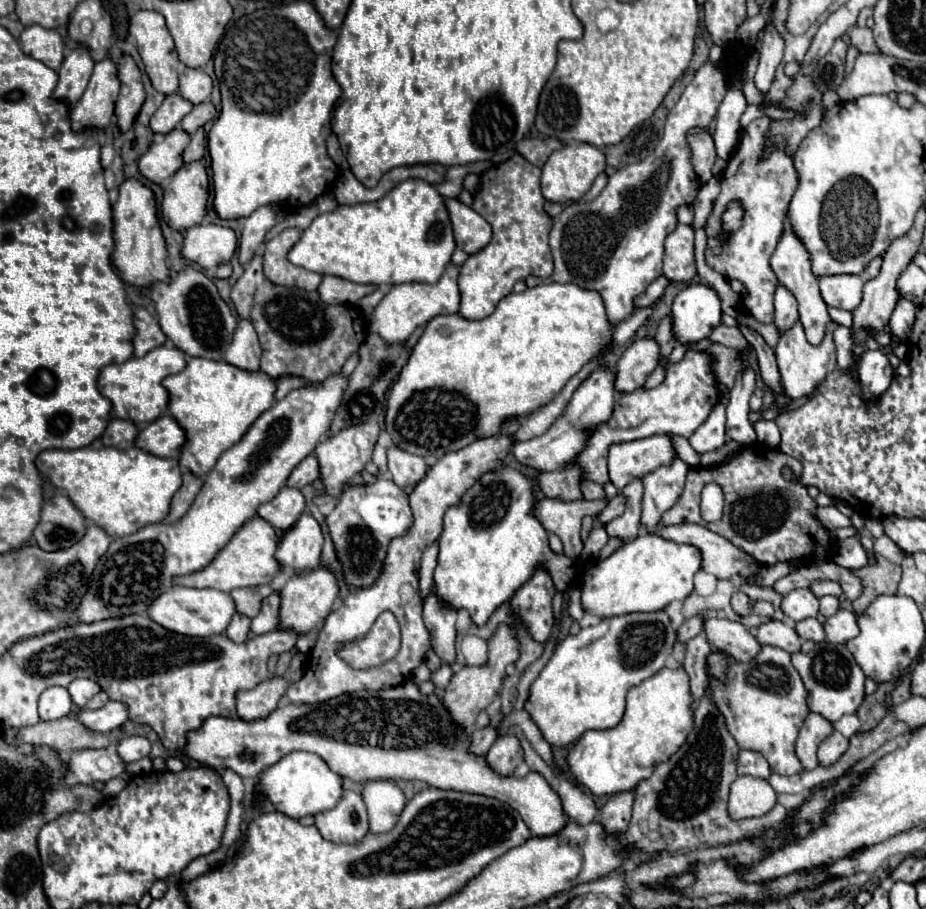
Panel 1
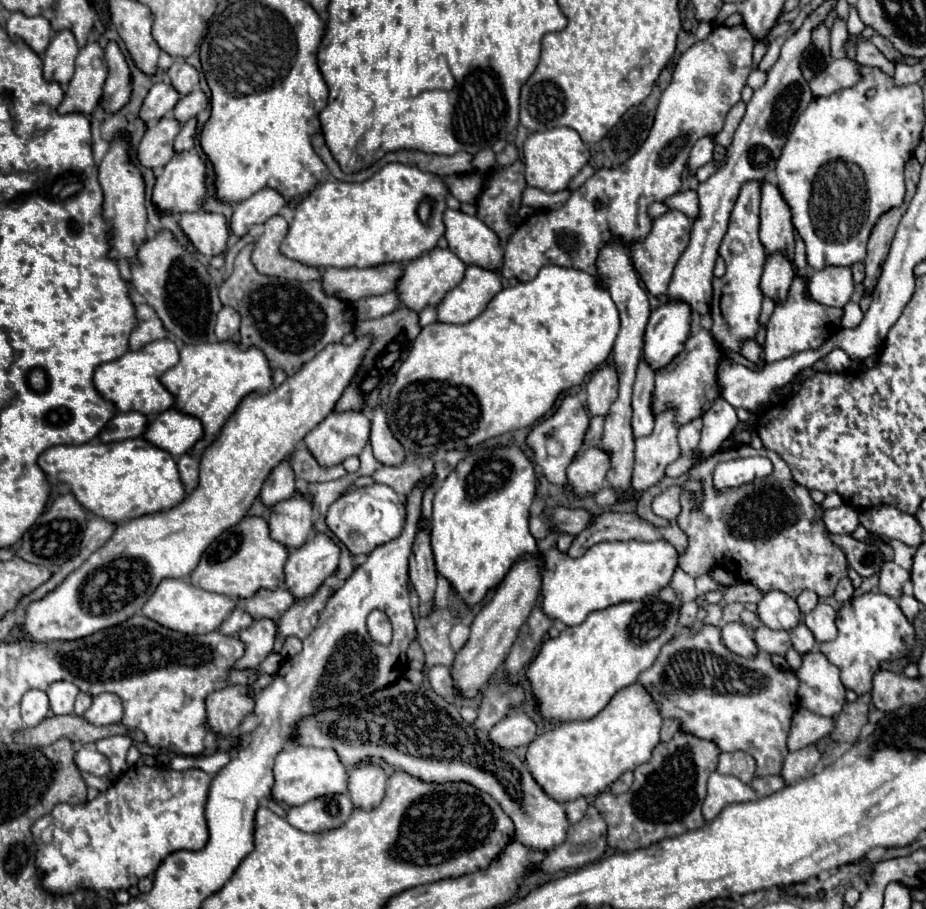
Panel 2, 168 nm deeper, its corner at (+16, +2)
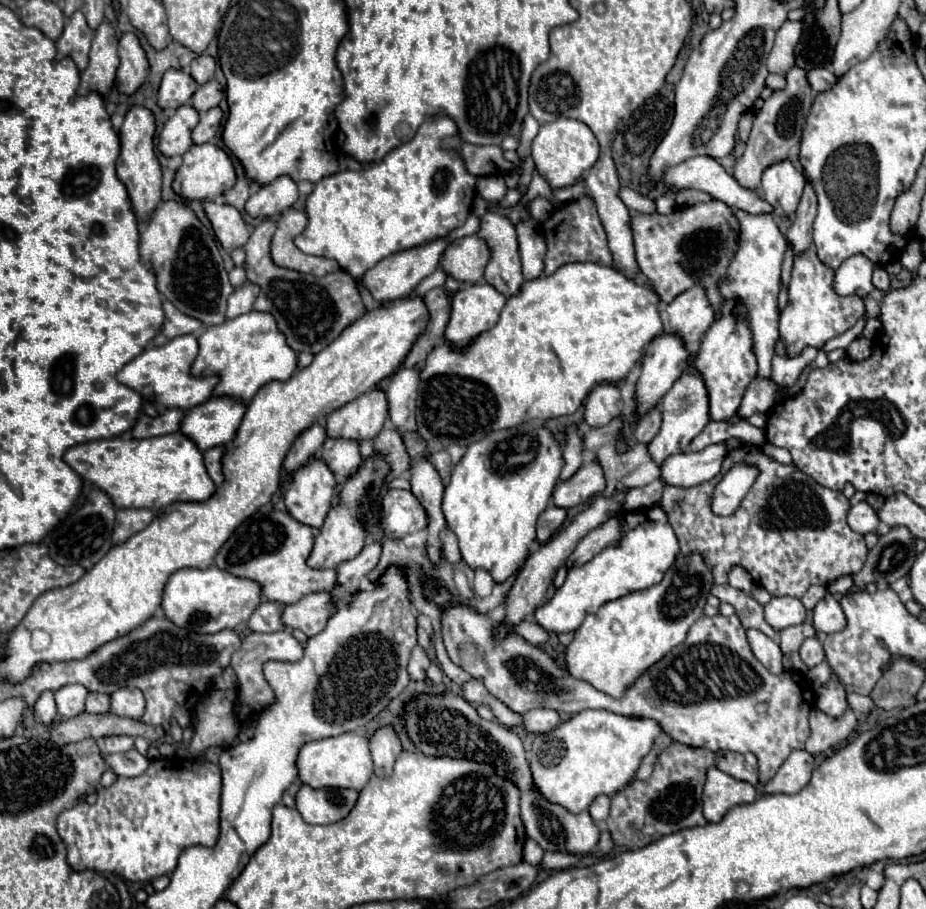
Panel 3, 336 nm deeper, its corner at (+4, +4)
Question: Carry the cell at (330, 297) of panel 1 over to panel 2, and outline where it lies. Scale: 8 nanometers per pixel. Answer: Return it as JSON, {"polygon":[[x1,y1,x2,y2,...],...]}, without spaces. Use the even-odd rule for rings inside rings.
{"polygon":[[382,264,374,268,324,268,322,290,344,302,356,302,364,296,386,294,396,288,402,264]]}

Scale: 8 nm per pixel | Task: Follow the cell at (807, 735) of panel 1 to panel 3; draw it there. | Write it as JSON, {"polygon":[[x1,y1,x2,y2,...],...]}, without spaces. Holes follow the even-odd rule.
{"polygon":[[814,708,810,712,810,730,812,734,806,740,806,750,810,754,820,754,828,748,838,746,856,730,856,716,850,708,838,718,826,716,824,712]]}

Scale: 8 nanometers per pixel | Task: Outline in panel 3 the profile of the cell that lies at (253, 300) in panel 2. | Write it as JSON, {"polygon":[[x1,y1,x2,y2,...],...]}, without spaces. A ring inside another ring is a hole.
{"polygon":[[266,218,254,228,250,240,244,246,246,276,250,282,256,282,260,286,254,310,272,312,278,320,278,330,286,334,288,344,296,352,318,354,320,350,324,350,324,346,328,346,334,338,340,336,344,326,350,326,356,318,360,318,366,312,356,288,356,280,344,268,318,278,312,274,300,274,296,270,276,266,270,256,270,240,274,232,276,222]]}

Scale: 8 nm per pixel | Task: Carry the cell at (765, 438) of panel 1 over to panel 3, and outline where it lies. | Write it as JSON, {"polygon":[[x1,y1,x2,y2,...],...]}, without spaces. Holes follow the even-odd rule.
{"polygon":[[766,442,766,444,762,446,762,450,764,451,764,454,766,454,766,456,772,456,773,459,781,464,789,464,790,462,792,462,791,454,785,448,772,446,770,442]]}

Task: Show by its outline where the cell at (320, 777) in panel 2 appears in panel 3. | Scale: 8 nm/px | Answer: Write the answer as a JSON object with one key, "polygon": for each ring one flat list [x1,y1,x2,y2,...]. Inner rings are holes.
{"polygon":[[346,732,334,738,324,738,316,742,308,742,302,746,298,754,298,776,302,782,310,786,332,786,332,788,352,788,362,790,374,772,368,740,360,734]]}

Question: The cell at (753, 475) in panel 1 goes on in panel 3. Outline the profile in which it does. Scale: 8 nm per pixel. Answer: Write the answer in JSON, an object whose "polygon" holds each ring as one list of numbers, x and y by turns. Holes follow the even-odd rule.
{"polygon":[[744,444,744,446,728,452,720,474,714,476,712,480,700,484,700,486,694,486,694,488,688,488,688,490,666,486,660,508,666,512,670,524,676,532,676,538,680,542,680,552,682,554,690,554,690,552,704,554,704,560,712,566,716,584,722,584,722,586,728,584,730,568,732,566,742,566,750,572,754,582,758,586,766,588,772,596,802,598,804,592,808,590,808,586,812,586,812,584,828,586,832,580,836,580,840,576,860,572,864,562,866,562,866,554,868,554,864,536,856,534,846,524,846,516,848,516,848,510,850,510,850,500,842,492,820,486,808,474,796,470,796,466,792,466,792,464,788,464,788,466,778,464,776,460,768,458,758,446],[736,464,756,466,760,474,754,480,746,498,742,500,740,508,732,516,716,516,710,510,712,490,722,480,722,476]]}

